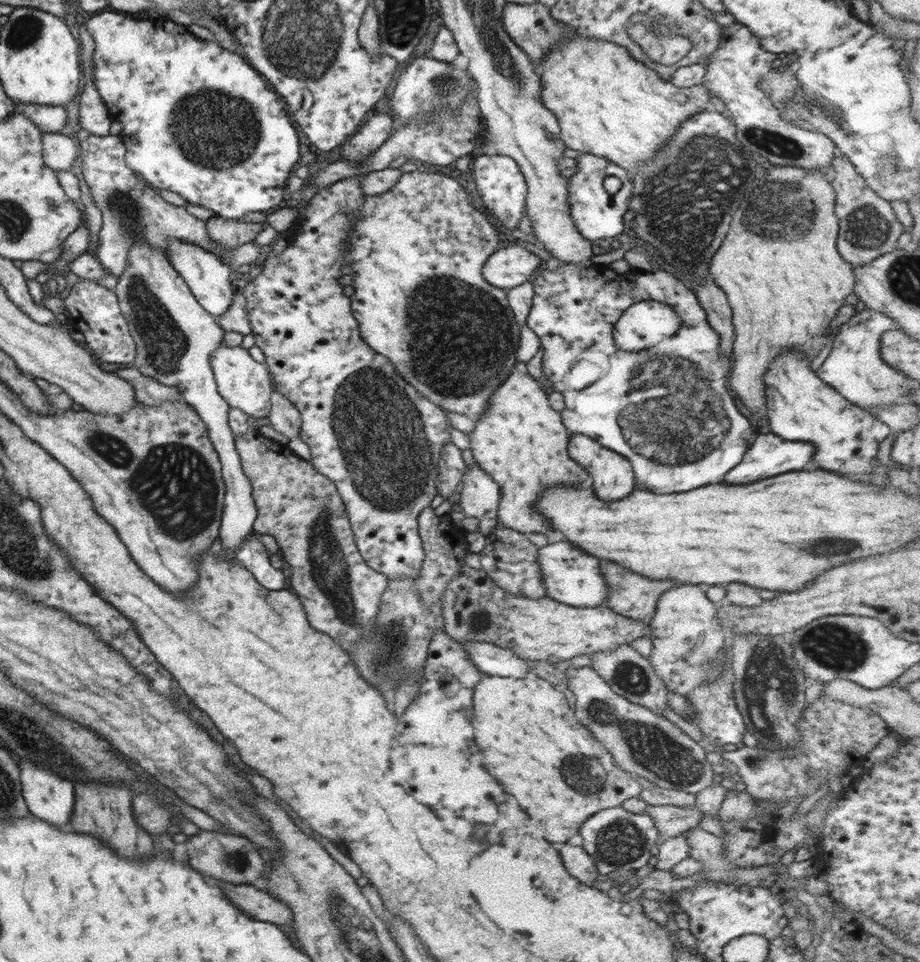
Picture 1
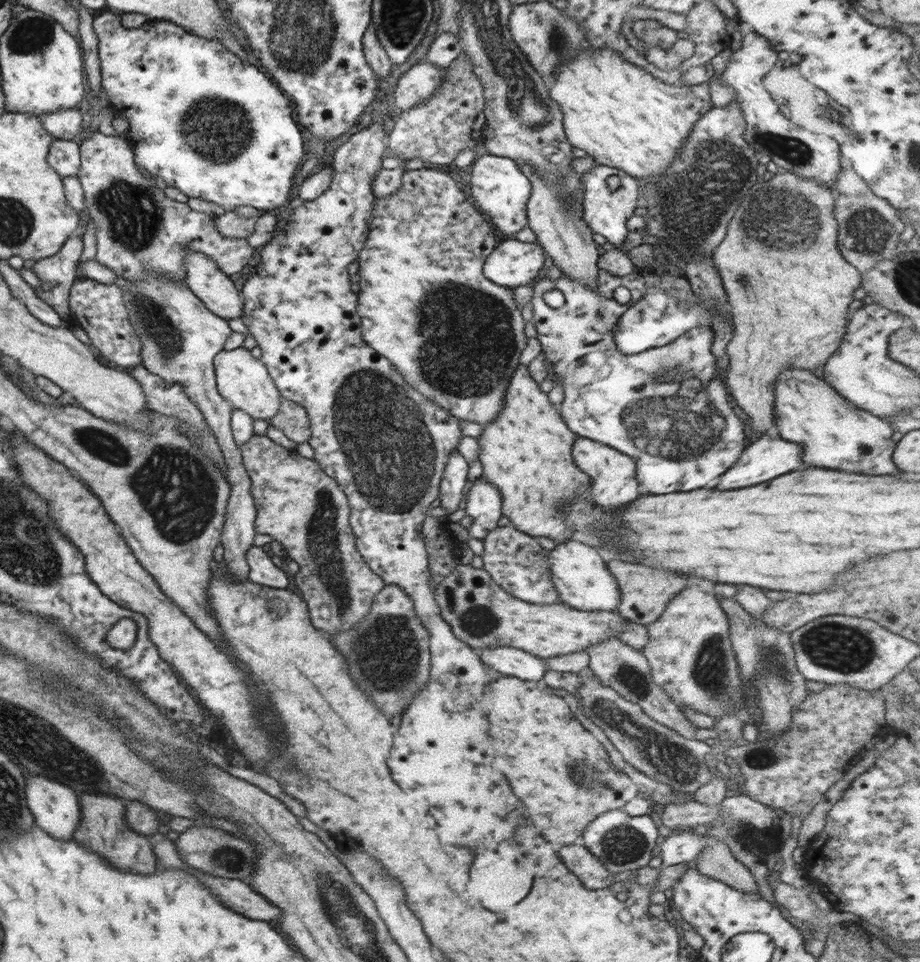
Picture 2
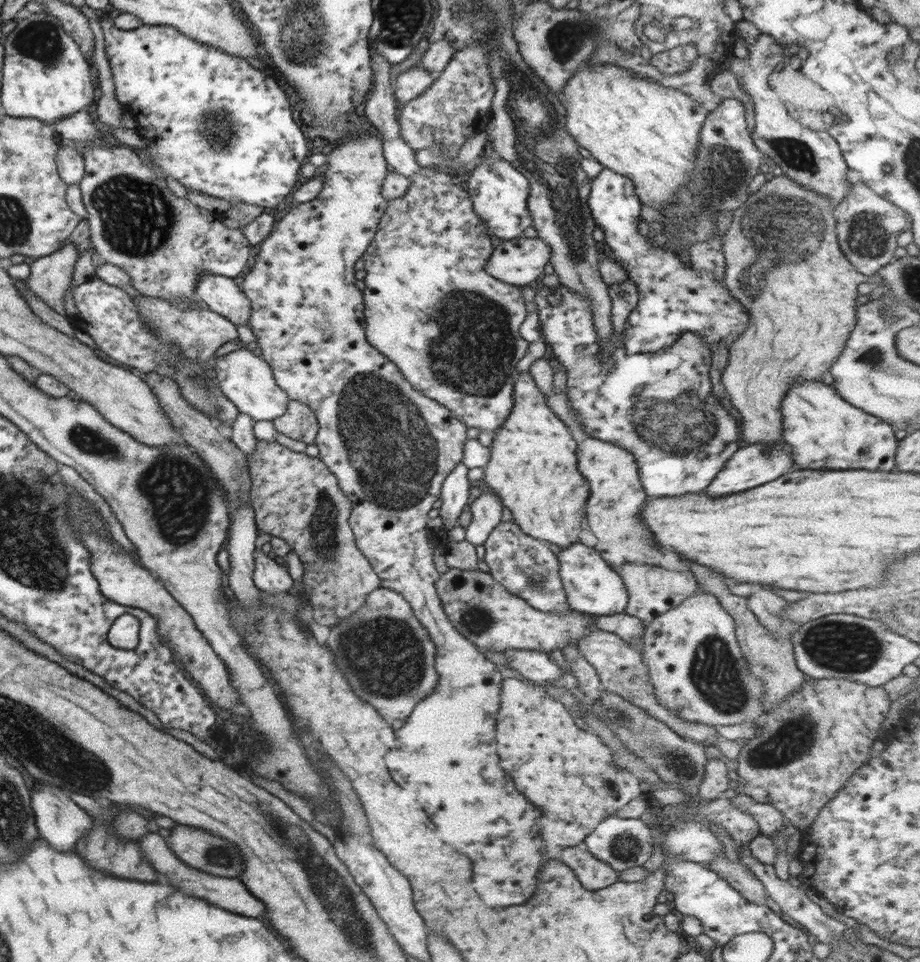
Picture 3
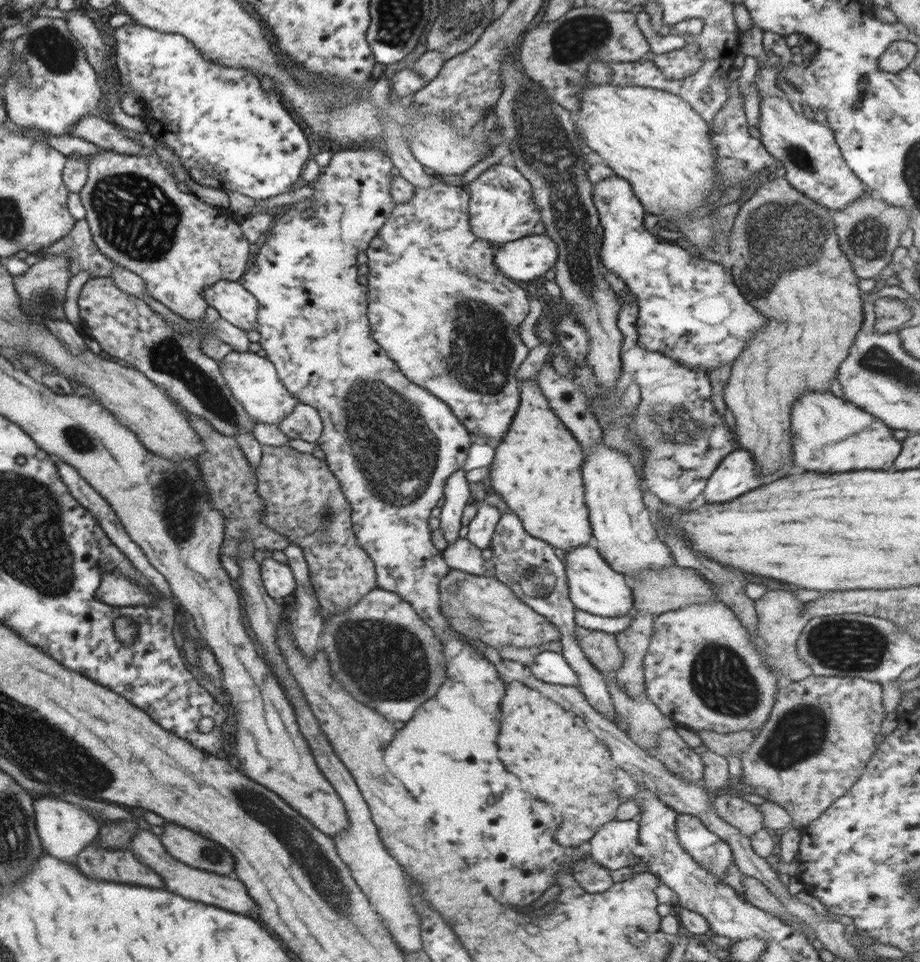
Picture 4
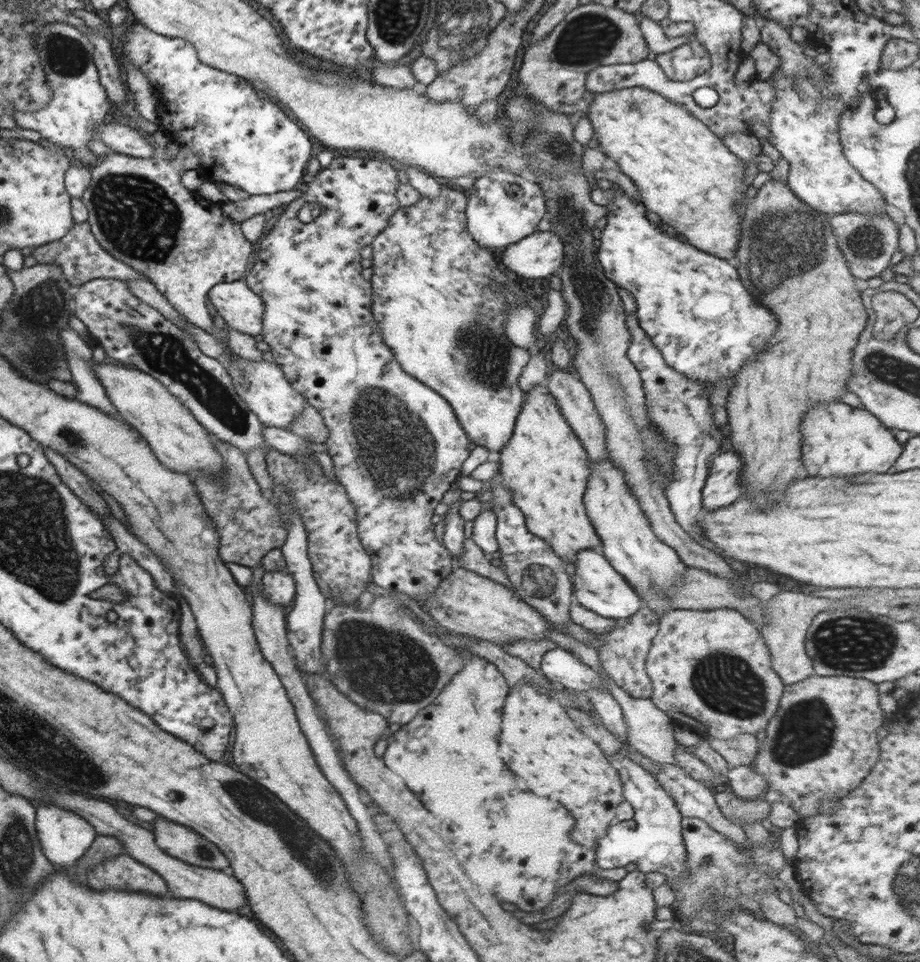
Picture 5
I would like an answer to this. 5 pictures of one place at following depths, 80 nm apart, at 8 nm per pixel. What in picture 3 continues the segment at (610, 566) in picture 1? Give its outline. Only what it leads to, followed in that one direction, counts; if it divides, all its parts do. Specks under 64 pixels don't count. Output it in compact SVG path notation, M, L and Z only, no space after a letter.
M624 564L622 567L614 567L613 570L620 575L624 587L626 587L628 606L624 613L638 618L644 624L654 621L668 609L680 606L679 604L683 600L695 595L696 592L702 592L699 584L696 584L692 572L688 572L688 570L676 572L676 570L658 568L658 566L638 566L637 564Z

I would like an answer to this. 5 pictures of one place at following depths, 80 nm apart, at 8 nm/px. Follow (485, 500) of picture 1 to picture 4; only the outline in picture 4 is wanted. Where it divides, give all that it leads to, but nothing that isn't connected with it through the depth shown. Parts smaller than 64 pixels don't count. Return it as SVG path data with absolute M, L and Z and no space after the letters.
M483 502L478 503L478 512L468 524L466 539L478 549L490 549L490 541L500 520L501 512L494 505L490 506Z

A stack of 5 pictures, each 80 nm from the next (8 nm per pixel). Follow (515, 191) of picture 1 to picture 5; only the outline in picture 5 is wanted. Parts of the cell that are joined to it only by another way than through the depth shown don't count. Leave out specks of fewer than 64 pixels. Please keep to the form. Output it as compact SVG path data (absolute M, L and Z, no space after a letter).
M497 168L477 178L468 189L467 198L467 231L481 247L487 249L504 250L530 236L547 212L543 192L535 180L508 169Z

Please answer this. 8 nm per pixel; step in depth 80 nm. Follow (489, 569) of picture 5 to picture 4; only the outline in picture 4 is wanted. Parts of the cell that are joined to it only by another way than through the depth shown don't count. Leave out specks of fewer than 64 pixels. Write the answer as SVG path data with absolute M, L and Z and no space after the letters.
M459 539L456 544L449 546L444 553L444 561L452 569L457 569L466 573L474 573L477 576L491 576L487 574L485 561L482 558L482 550L472 545L468 539Z

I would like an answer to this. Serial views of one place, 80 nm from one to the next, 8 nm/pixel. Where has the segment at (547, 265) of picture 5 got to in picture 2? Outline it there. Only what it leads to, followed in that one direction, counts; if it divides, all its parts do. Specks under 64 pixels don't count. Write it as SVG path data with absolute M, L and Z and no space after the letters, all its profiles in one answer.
M516 238L502 241L483 264L483 273L488 280L508 288L528 285L544 266L544 250L538 243L522 242Z

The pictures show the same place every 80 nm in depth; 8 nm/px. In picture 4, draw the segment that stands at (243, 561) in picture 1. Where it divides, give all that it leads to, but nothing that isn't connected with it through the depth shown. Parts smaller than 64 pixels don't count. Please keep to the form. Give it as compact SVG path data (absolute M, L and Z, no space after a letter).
M269 555L259 566L260 577L266 592L276 600L282 600L295 592L296 580L288 565L276 562Z

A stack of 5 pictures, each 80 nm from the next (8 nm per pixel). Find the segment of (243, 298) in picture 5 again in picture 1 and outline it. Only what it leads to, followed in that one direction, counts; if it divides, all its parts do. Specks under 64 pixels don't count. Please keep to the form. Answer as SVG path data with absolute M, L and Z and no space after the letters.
M172 239L167 242L167 259L172 268L184 279L200 306L214 317L223 315L230 307L235 295L230 283L233 270L225 265L214 252L181 240Z

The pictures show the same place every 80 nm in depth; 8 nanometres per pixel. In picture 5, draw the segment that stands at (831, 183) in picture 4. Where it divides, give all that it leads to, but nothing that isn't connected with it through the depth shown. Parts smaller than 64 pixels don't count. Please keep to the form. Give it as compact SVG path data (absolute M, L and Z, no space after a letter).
M775 20L760 21L760 29L761 40L780 59L780 68L768 79L776 88L776 100L769 116L767 137L781 157L790 164L787 185L804 204L829 217L848 212L888 216L887 204L881 192L860 176L843 153L839 125L839 118L844 113L842 99L834 95L828 99L823 96L817 104L806 99L807 95L821 98L820 87L826 86L830 80L822 60L804 55L800 47L802 43L792 41L790 29Z

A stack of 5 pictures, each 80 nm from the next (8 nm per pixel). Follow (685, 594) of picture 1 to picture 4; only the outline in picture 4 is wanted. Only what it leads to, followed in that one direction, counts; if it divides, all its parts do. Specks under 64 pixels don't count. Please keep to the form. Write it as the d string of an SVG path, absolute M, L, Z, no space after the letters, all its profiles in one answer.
M710 601L709 603L696 603L678 610L664 612L655 617L654 627L650 644L643 658L643 671L646 682L646 698L649 698L664 714L670 716L675 724L682 724L691 729L716 730L720 736L730 732L740 732L740 730L750 730L757 733L761 726L766 722L771 710L773 709L778 690L778 675L766 665L766 657L762 651L756 649L756 645L751 642L751 636L740 624L740 619L730 611L722 601Z

